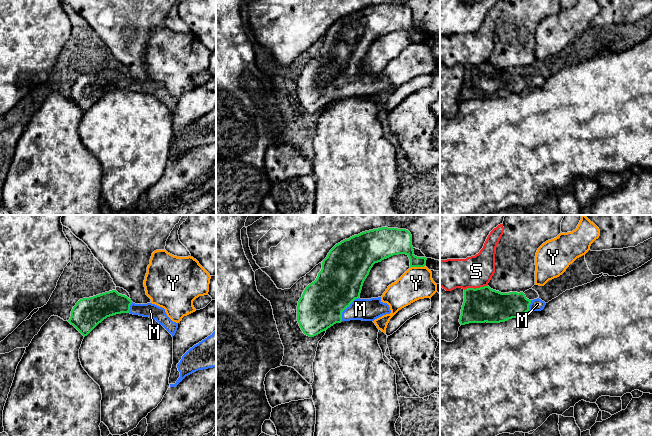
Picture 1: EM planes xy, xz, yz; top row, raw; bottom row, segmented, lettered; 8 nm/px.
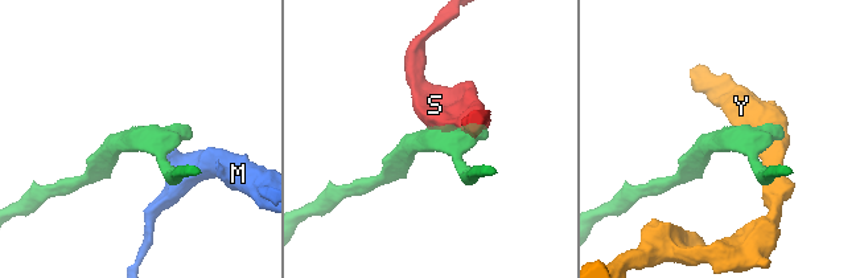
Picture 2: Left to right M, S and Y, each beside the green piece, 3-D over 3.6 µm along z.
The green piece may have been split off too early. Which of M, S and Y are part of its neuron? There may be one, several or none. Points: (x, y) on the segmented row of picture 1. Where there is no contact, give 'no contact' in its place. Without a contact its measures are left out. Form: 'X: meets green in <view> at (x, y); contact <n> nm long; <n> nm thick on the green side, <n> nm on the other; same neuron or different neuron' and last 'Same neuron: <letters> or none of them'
M: meets green in xz at (346, 307); contact 240 nm long; 360 nm thick on the green side, 180 nm on the other; same neuron
S: meets green in yz at (476, 288); contact 200 nm long; 280 nm thick on the green side, 260 nm on the other; different neuron
Y: meets green in xz at (417, 266); contact 110 nm long; 200 nm thick on the green side, 260 nm on the other; different neuron
Same neuron: M

